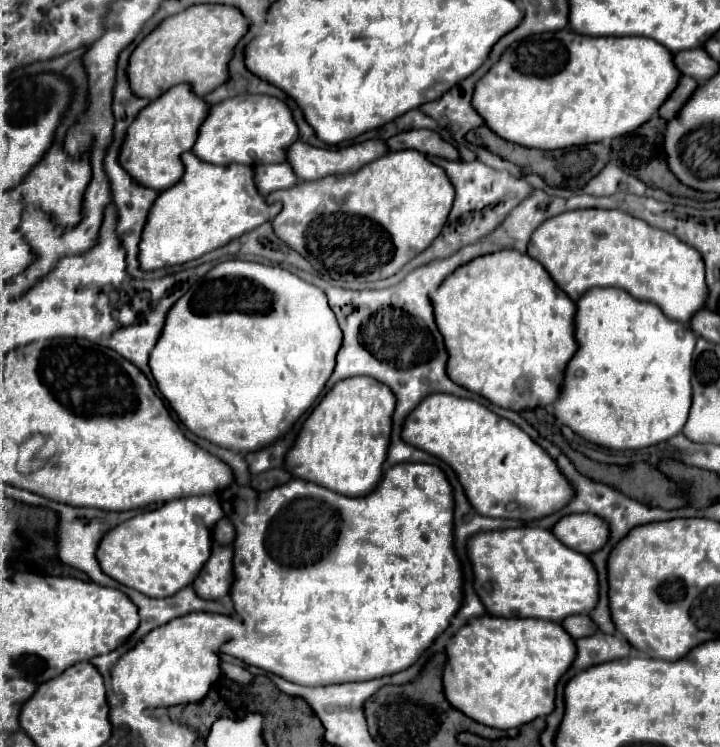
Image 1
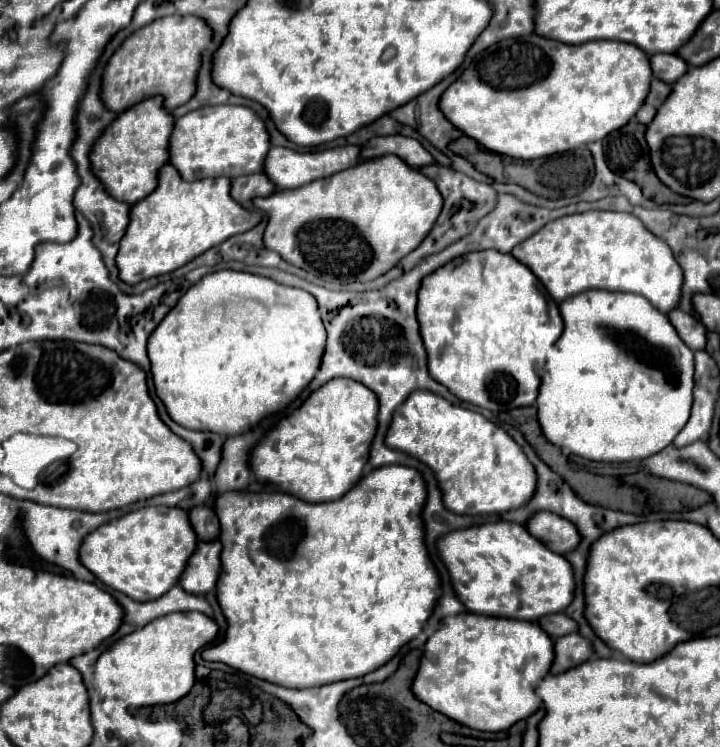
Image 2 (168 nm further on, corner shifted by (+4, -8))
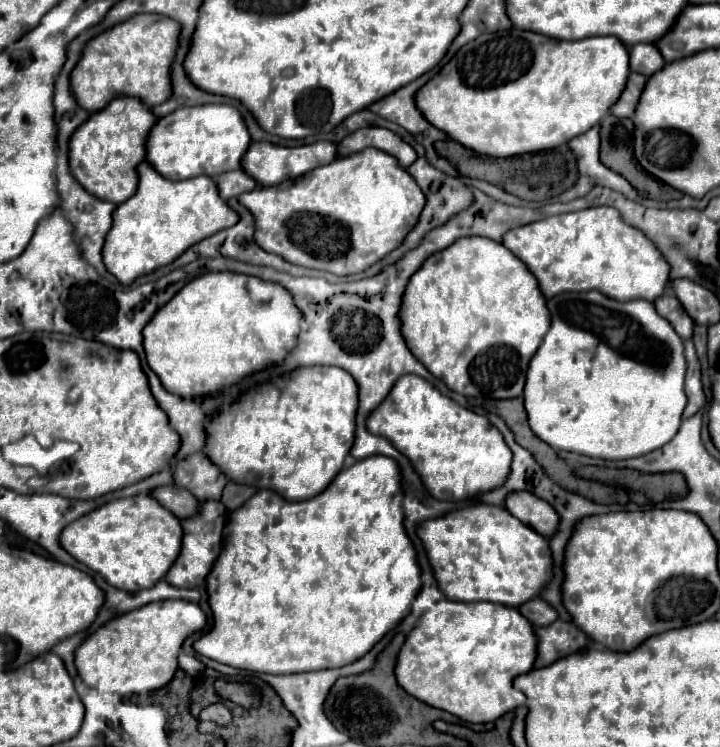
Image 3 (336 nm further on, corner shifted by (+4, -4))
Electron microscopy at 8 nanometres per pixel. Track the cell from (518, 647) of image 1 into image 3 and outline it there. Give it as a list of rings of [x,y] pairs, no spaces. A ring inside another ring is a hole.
[[[442,600],[424,610],[414,630],[406,636],[398,652],[398,664],[394,668],[398,684],[414,698],[428,706],[446,710],[466,722],[492,722],[508,710],[514,710],[526,702],[526,696],[512,686],[512,680],[526,674],[536,658],[536,636],[530,622],[516,608],[502,608],[502,604],[486,602],[454,602]]]

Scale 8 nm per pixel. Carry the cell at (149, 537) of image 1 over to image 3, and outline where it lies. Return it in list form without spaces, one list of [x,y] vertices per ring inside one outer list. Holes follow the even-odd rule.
[[[146,494],[110,500],[96,512],[70,522],[60,534],[60,544],[68,554],[98,572],[110,586],[128,592],[152,588],[162,580],[180,554],[180,542],[180,520]]]

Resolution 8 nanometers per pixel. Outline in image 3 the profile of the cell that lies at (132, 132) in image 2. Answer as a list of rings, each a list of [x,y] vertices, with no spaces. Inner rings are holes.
[[[114,98],[106,108],[92,112],[86,124],[70,136],[70,172],[72,176],[82,182],[82,188],[90,194],[98,196],[100,200],[122,204],[134,192],[138,184],[136,166],[144,160],[146,138],[150,128],[154,126],[156,116],[150,108],[140,104],[136,98]]]

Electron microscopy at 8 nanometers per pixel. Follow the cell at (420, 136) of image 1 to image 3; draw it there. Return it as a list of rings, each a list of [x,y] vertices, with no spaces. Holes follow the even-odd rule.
[[[360,128],[360,130],[348,134],[336,148],[338,148],[340,156],[348,156],[348,154],[360,152],[368,146],[384,150],[386,154],[394,156],[398,160],[398,164],[404,168],[408,168],[416,160],[416,152],[412,150],[412,146],[408,146],[402,138],[398,138],[394,132],[390,132],[386,128]]]

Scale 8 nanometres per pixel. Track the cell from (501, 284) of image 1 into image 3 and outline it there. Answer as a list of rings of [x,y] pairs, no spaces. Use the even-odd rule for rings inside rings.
[[[466,236],[462,240],[456,240],[454,244],[450,244],[450,248],[444,248],[442,252],[434,252],[430,258],[426,258],[426,262],[412,274],[404,294],[402,294],[402,306],[398,312],[400,318],[400,330],[402,336],[410,348],[410,352],[440,380],[446,382],[448,388],[452,388],[458,394],[464,396],[474,396],[474,398],[516,398],[522,396],[524,390],[524,380],[526,380],[526,368],[530,358],[534,356],[534,352],[538,350],[542,338],[546,336],[546,332],[550,330],[550,312],[546,308],[546,298],[542,296],[538,282],[534,280],[532,272],[526,268],[526,264],[522,264],[522,260],[518,260],[508,248],[504,248],[500,242],[494,240],[486,240],[480,236]]]

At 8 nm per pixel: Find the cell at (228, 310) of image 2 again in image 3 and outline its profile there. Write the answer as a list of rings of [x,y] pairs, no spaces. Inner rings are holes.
[[[210,272],[188,282],[166,306],[162,306],[152,316],[150,324],[146,324],[142,332],[142,344],[148,366],[158,374],[168,392],[184,398],[202,398],[218,388],[234,384],[248,374],[280,362],[302,328],[302,312],[282,286],[278,288],[278,284],[236,272]]]

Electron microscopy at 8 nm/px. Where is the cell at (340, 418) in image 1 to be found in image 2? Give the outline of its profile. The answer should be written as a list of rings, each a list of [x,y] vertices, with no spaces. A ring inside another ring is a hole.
[[[334,378],[316,390],[302,408],[276,424],[276,428],[252,452],[252,472],[262,484],[268,484],[286,494],[298,496],[306,502],[338,500],[364,476],[364,466],[370,458],[370,444],[374,442],[378,426],[378,396],[364,384],[346,378]]]

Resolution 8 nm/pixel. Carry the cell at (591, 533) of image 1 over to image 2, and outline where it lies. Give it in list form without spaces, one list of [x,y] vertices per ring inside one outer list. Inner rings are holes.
[[[538,512],[536,516],[532,516],[532,520],[528,522],[528,532],[558,554],[572,552],[582,540],[578,536],[578,528],[574,528],[570,520],[552,512]]]

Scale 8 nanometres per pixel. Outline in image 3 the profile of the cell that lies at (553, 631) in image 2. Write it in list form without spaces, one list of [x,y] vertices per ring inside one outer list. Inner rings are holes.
[[[542,598],[530,600],[530,604],[522,604],[520,614],[522,614],[532,626],[548,626],[548,624],[552,624],[552,622],[558,618],[556,610],[554,610],[548,602],[544,602]]]

